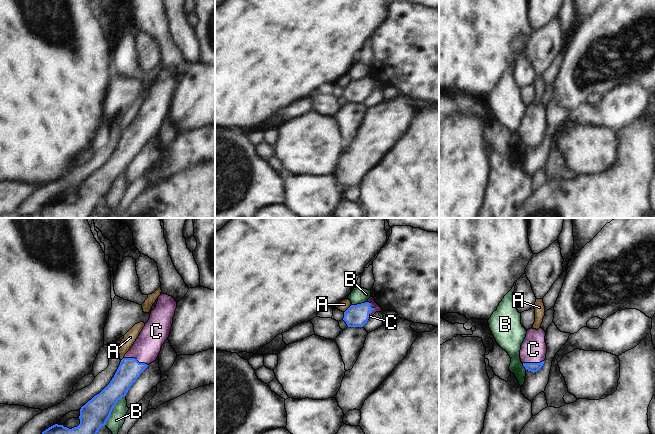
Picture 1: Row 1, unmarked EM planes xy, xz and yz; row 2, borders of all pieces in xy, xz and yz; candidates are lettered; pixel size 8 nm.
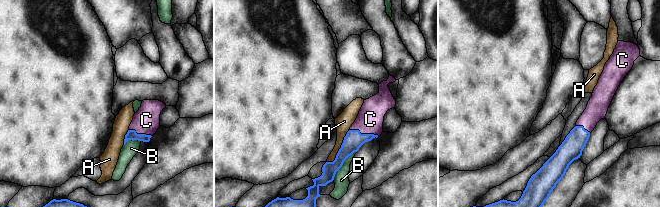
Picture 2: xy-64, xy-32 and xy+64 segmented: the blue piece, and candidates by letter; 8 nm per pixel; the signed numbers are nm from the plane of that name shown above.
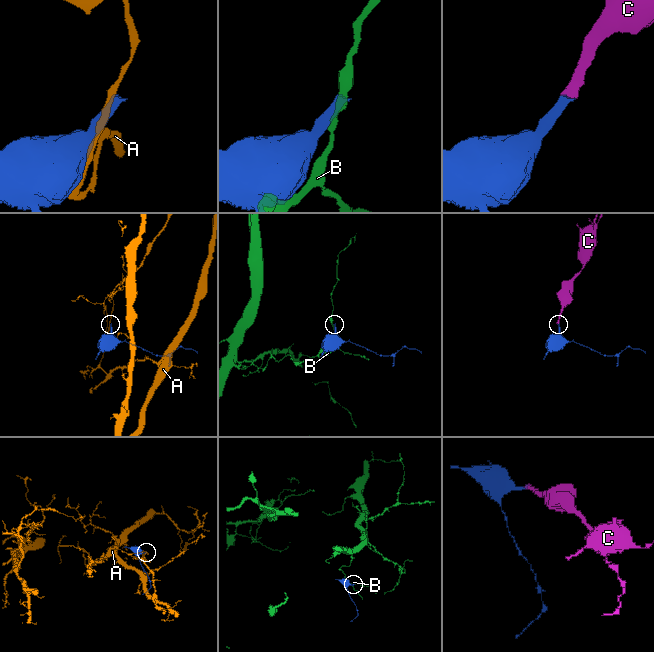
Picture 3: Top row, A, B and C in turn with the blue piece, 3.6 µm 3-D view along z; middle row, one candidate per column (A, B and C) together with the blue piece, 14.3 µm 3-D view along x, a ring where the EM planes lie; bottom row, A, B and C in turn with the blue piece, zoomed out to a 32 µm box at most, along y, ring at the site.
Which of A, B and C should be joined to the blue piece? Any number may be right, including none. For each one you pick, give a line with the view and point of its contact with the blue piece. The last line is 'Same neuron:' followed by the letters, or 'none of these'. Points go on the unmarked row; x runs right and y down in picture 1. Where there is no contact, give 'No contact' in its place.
C: Touches blue at xz (371, 86)
Same neuron: C.

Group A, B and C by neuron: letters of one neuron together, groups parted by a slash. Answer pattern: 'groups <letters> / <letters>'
groups A / B / C

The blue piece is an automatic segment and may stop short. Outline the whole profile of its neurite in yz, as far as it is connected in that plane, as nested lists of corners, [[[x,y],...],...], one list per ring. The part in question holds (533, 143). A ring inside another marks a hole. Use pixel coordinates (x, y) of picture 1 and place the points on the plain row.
[[[541,103],[538,106],[533,104],[527,106],[526,113],[521,121],[520,126],[520,135],[526,146],[537,148],[543,142],[547,129],[545,112],[546,108]]]

